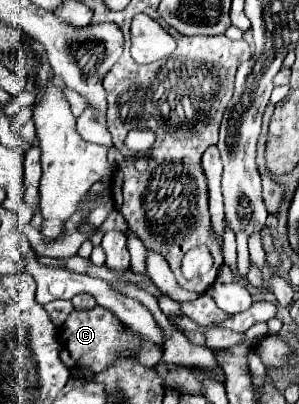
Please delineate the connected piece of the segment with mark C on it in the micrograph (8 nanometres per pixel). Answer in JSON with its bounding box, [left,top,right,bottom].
[61,307,161,373]

